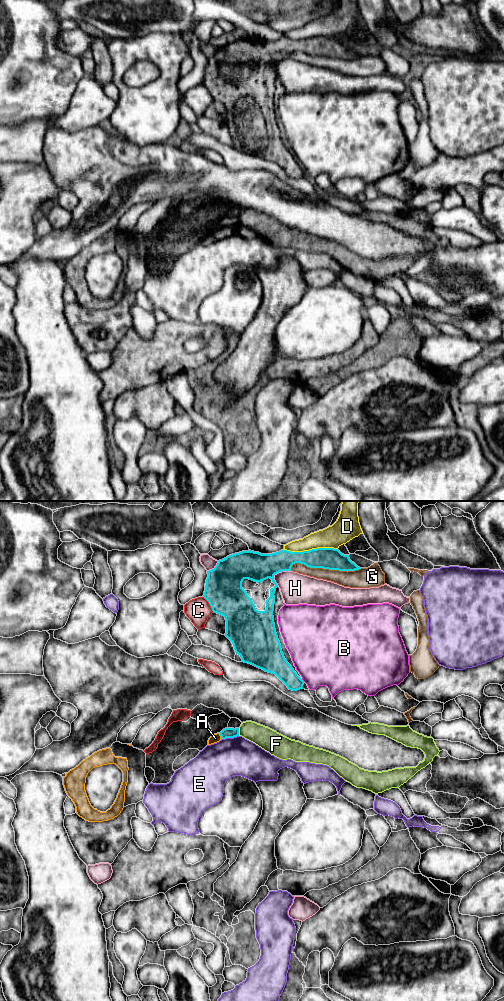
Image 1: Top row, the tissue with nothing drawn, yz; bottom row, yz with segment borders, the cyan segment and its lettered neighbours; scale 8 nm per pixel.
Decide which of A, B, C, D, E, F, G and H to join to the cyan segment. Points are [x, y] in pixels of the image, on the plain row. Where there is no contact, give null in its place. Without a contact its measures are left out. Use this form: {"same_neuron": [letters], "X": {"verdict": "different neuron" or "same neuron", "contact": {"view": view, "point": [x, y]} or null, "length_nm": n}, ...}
{"same_neuron": [], "A": {"verdict": "different neuron", "contact": {"view": "yz", "point": [220, 223]}, "length_nm": 60}, "B": {"verdict": "different neuron", "contact": {"view": "yz", "point": [302, 168]}, "length_nm": 40}, "C": {"verdict": "different neuron", "contact": {"view": "yz", "point": [209, 91]}, "length_nm": 160}, "D": {"verdict": "different neuron", "contact": {"view": "yz", "point": [310, 38]}, "length_nm": 440}, "E": {"verdict": "different neuron", "contact": {"view": "yz", "point": [230, 225]}, "length_nm": 140}, "F": {"verdict": "different neuron", "contact": {"view": "yz", "point": [238, 220]}, "length_nm": 60}, "G": {"verdict": "different neuron", "contact": {"view": "yz", "point": [324, 56]}, "length_nm": 600}, "H": {"verdict": "different neuron", "contact": {"view": "yz", "point": [276, 61]}, "length_nm": 170}}

